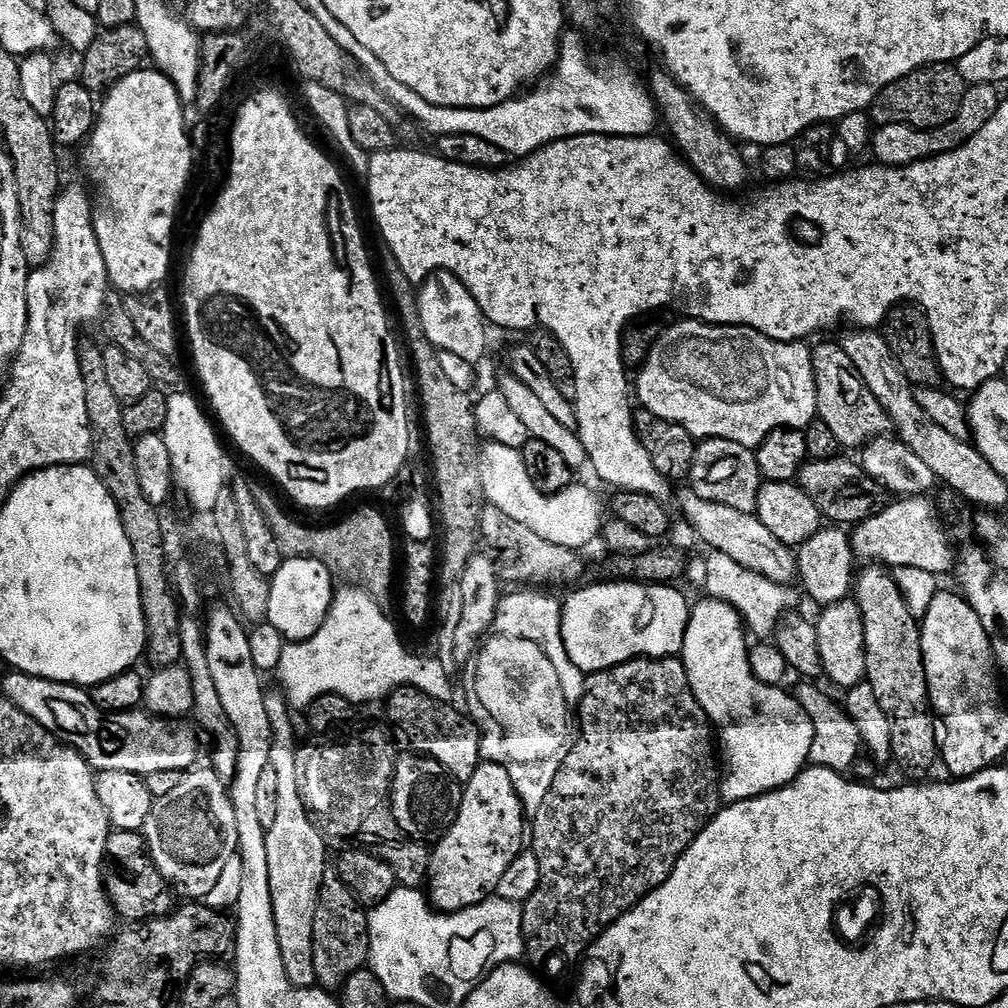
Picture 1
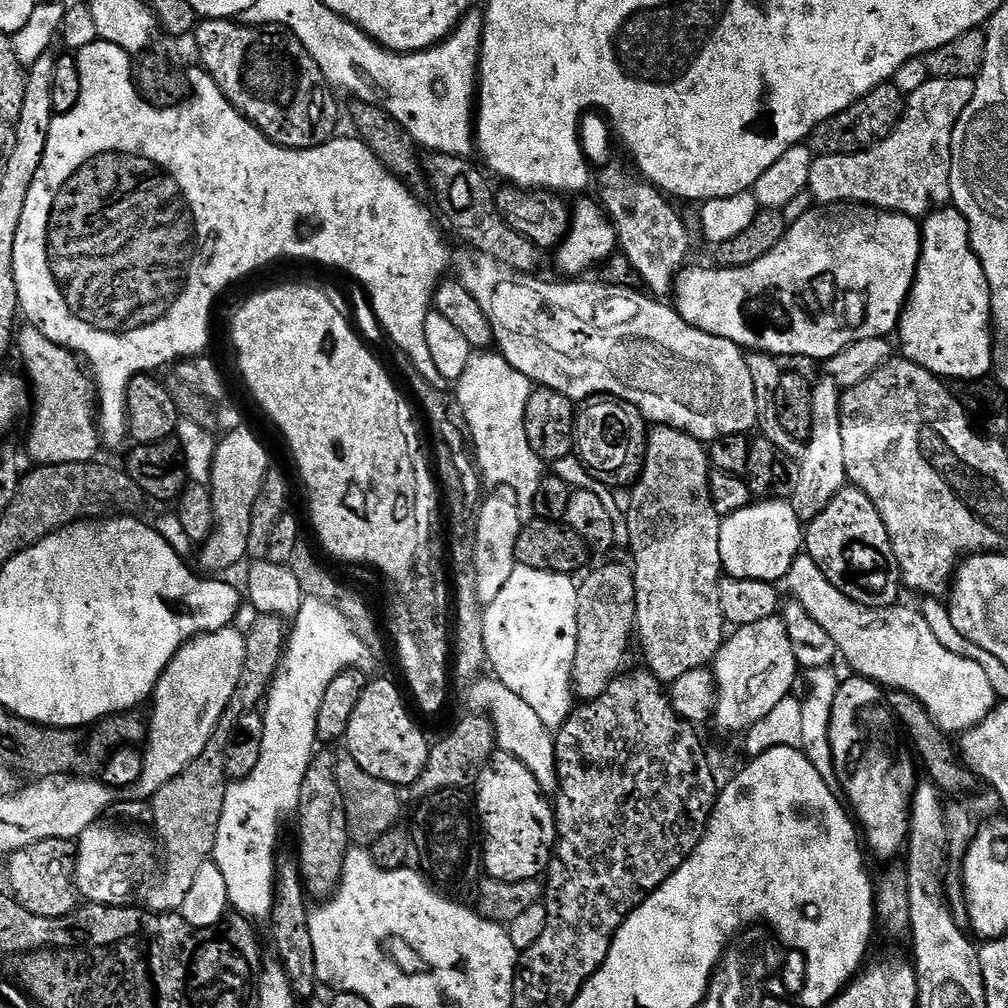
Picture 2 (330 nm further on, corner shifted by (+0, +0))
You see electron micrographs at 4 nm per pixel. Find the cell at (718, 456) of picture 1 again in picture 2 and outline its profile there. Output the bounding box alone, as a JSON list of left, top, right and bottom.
[626,426,726,686]

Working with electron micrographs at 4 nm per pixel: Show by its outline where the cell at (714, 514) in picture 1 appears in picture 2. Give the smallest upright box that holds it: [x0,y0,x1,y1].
[786,554,998,734]

